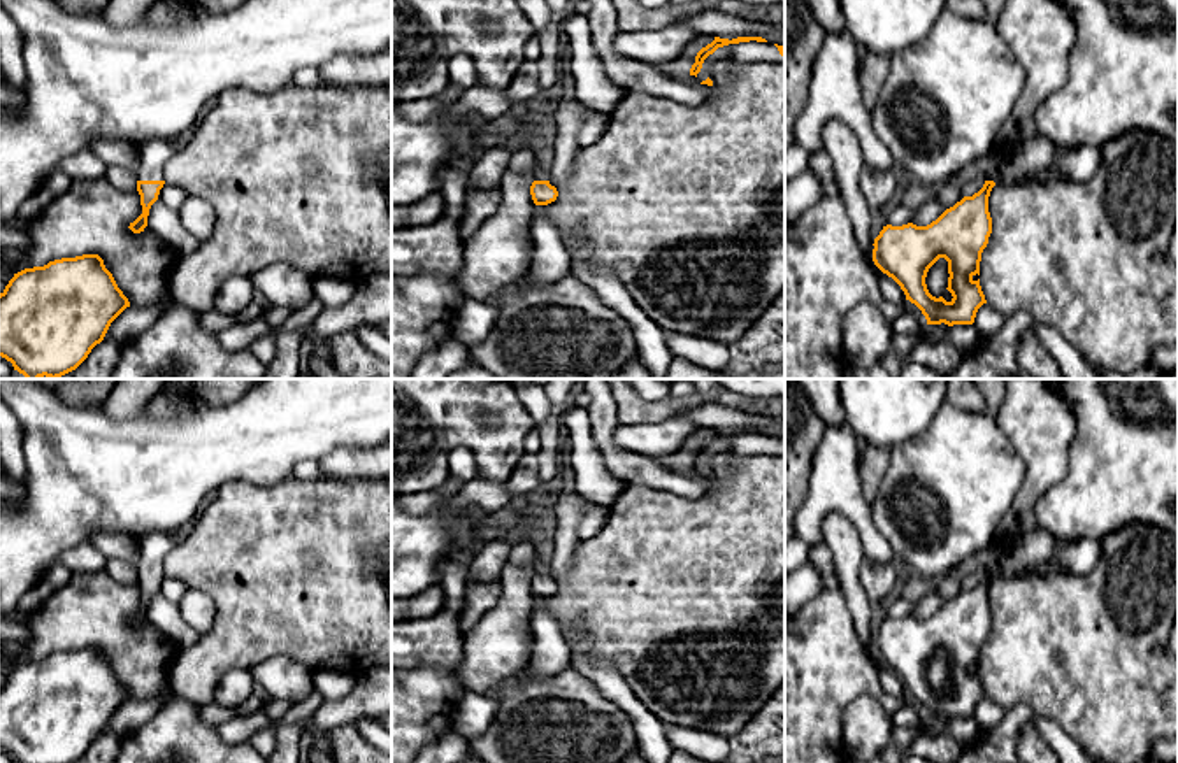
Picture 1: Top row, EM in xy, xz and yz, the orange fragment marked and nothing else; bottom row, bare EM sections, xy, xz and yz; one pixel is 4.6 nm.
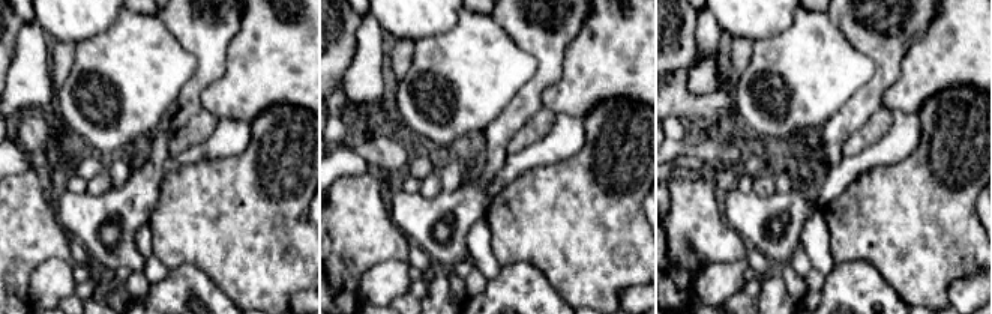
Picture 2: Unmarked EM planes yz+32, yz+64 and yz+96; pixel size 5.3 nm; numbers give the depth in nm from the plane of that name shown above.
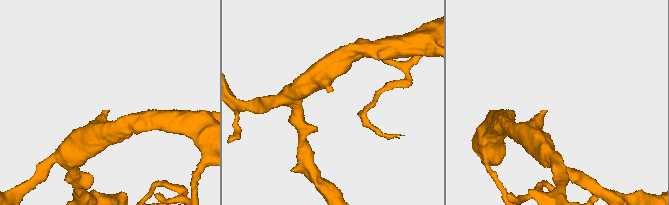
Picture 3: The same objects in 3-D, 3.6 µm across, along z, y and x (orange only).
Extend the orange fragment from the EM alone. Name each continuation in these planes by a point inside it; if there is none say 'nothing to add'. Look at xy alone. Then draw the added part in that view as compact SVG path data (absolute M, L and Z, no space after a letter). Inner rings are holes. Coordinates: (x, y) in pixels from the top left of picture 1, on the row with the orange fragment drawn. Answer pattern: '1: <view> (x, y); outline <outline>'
1: xy (153, 155); outline M149 140L139 147L140 167L137 181L163 181L163 167L181 146L181 140Z

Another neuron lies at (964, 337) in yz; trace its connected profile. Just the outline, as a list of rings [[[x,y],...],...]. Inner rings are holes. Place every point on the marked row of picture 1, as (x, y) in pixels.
[[[953,324],[948,328],[946,337],[962,354],[971,353],[980,340],[980,335],[973,324]]]

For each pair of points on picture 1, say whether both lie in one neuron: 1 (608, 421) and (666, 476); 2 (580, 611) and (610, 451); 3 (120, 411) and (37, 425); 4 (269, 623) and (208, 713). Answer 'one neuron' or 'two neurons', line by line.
1: one neuron
2: two neurons
3: two neurons
4: two neurons

